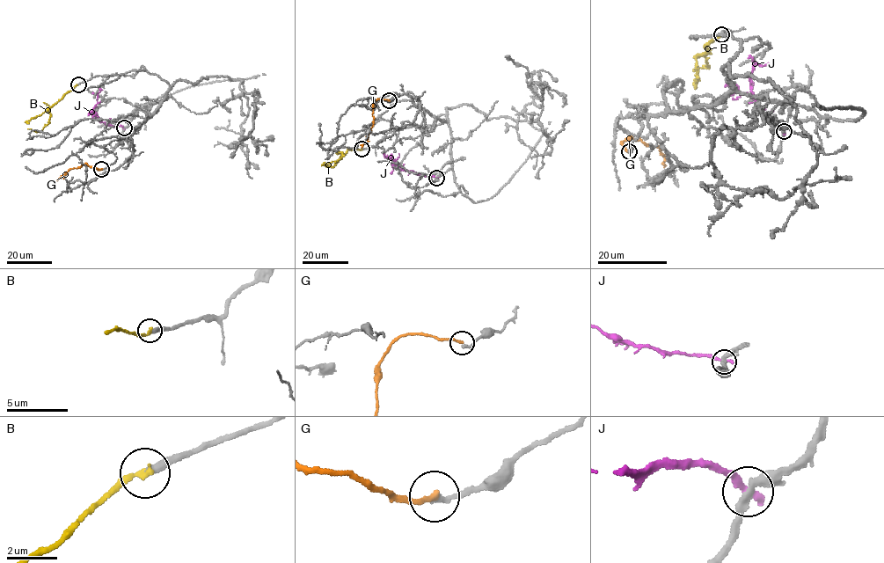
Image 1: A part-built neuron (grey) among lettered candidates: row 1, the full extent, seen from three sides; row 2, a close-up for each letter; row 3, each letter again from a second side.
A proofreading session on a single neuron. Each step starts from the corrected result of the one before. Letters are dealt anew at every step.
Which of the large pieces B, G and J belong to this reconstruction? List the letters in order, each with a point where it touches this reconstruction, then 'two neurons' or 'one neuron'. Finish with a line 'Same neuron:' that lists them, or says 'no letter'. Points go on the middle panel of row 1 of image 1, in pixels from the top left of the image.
B: meets grey at (361, 149); one neuron
G: meets grey at (389, 100); two neurons
J: meets grey at (436, 178); two neurons
Same neuron: B

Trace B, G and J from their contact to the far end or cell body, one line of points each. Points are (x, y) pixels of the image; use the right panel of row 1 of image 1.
B: (721, 35), (705, 46), (707, 51), (696, 58), (695, 87), (694, 78)
G: (629, 151), (621, 143), (626, 139), (640, 139), (646, 143), (658, 146), (665, 158), (664, 166)
J: (784, 131), (759, 109), (749, 79), (753, 66), (769, 63)

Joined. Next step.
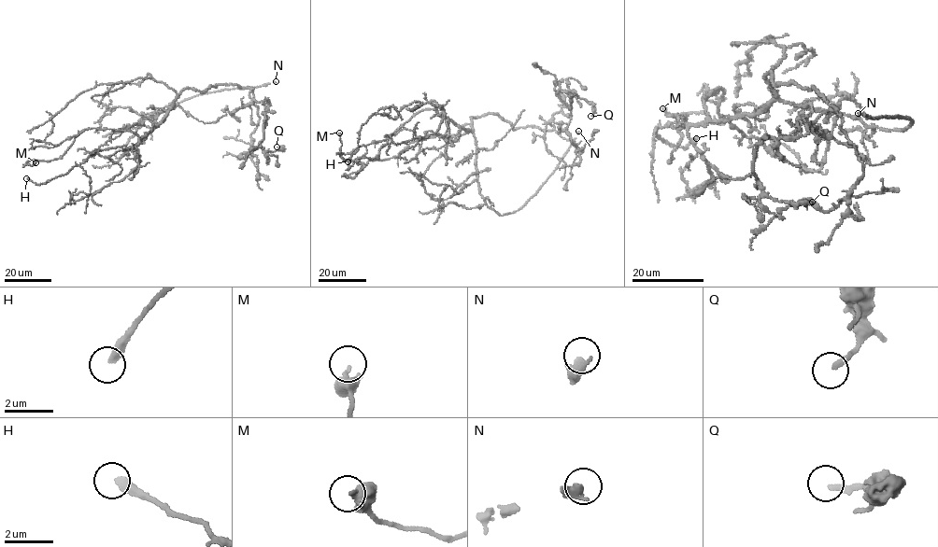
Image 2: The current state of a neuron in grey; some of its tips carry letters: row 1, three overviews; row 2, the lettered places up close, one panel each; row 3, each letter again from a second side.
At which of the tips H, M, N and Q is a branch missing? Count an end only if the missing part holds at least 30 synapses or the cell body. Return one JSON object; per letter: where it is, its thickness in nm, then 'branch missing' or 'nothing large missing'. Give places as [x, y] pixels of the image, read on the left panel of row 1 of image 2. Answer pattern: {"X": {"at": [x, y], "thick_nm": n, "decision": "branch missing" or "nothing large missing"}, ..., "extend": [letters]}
{"H": {"at": [26, 178], "thick_nm": 360, "decision": "nothing large missing"}, "M": {"at": [35, 162], "thick_nm": 440, "decision": "nothing large missing"}, "N": {"at": [276, 81], "thick_nm": 400, "decision": "branch missing"}, "Q": {"at": [277, 147], "thick_nm": 240, "decision": "nothing large missing"}, "extend": ["N"]}

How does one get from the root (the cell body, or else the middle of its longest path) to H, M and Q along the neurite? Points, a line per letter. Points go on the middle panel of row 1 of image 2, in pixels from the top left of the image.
H: (476, 118), (470, 132), (418, 101), (403, 106), (394, 119), (373, 114), (348, 161)
M: (476, 118), (470, 132), (433, 109), (419, 111), (393, 133), (377, 157), (352, 161), (339, 154), (339, 133)
Q: (476, 118), (498, 113), (515, 129), (551, 130), (552, 116), (567, 105), (555, 81), (593, 104), (590, 116)

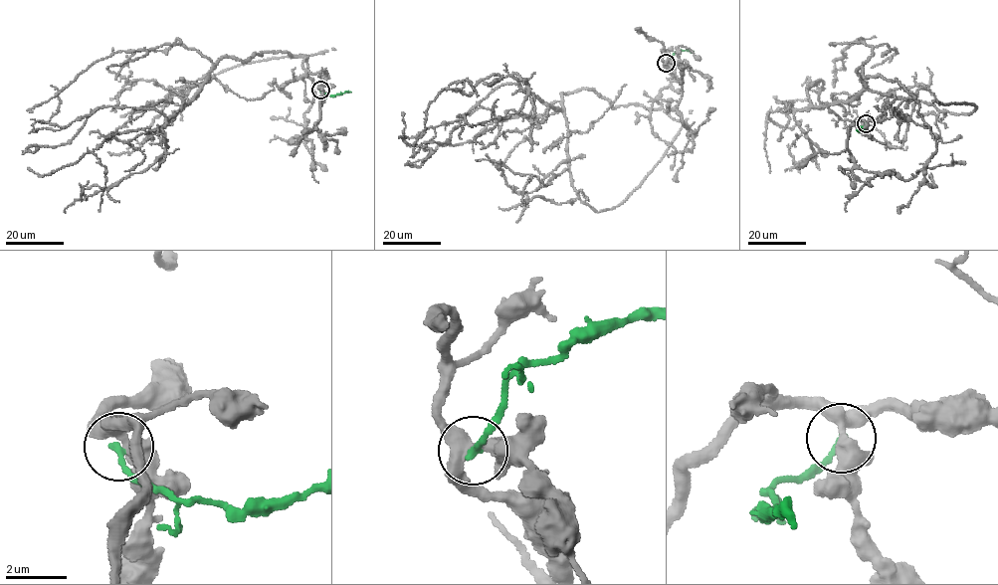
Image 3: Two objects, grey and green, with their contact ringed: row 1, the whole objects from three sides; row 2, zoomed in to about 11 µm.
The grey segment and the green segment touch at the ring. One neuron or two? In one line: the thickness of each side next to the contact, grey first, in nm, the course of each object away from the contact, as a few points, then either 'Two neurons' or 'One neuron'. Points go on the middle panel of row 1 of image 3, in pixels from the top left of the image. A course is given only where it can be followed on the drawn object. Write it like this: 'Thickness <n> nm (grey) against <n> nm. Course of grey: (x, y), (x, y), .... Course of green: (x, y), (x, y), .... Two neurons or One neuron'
Thickness 400 nm (grey) against 240 nm. Course of grey: (666, 63), (678, 80), (656, 108), (585, 88), (558, 110), (503, 85), (449, 141), (415, 146), (403, 111). Course of green: (666, 63), (668, 57), (681, 50), (693, 53). Two neurons

